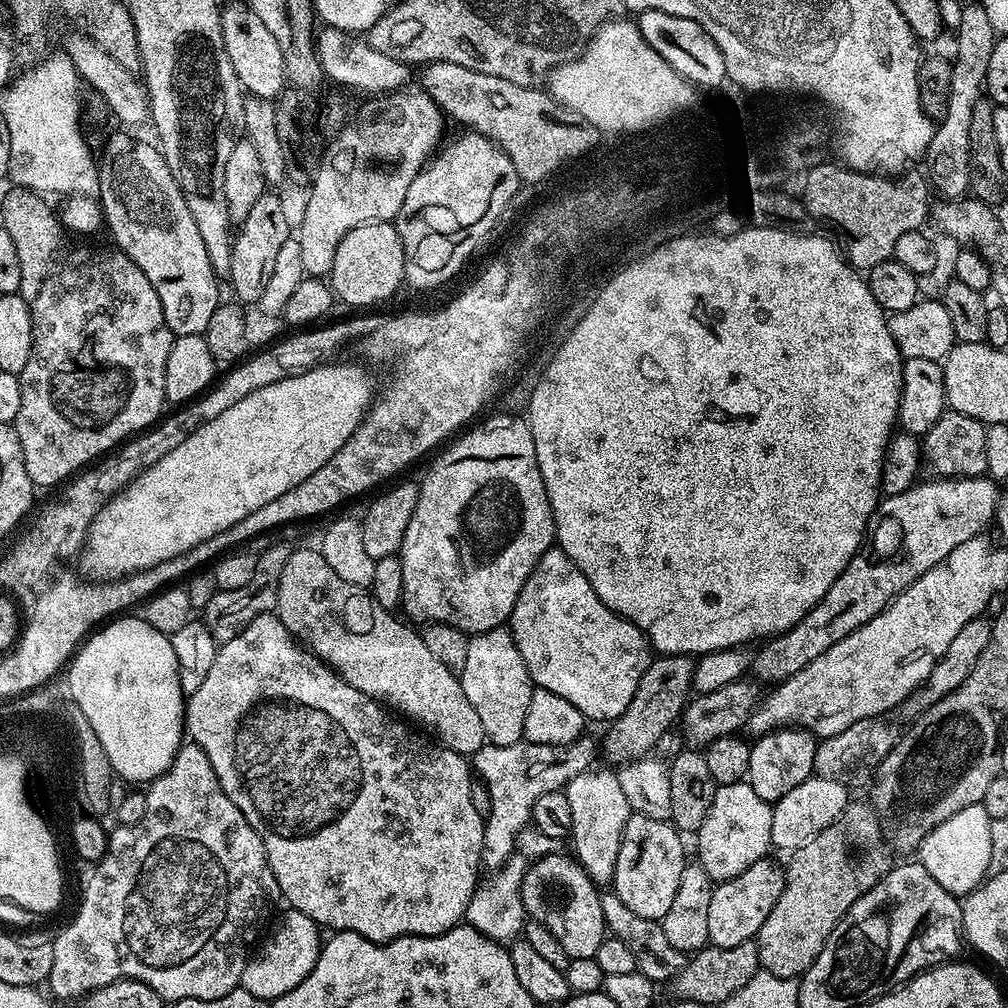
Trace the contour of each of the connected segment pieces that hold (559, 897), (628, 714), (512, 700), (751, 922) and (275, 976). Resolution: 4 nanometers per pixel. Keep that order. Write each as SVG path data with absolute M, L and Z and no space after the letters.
M566 855L544 856L529 863L522 882L524 911L558 940L573 961L591 961L606 938L601 893L579 860Z
M657 655L649 663L646 674L642 674L642 682L638 682L638 690L628 709L618 719L611 721L609 728L612 729L605 734L604 744L602 740L603 755L605 752L616 766L649 755L658 738L683 717L684 707L688 705L692 692L695 665L696 660L692 656Z
M501 626L475 633L468 642L466 666L462 666L458 675L466 698L470 698L470 706L474 706L482 721L485 741L498 746L521 743L524 740L526 706L530 706L534 685L511 631Z
M765 858L754 862L754 866L749 866L747 870L742 870L738 878L719 881L713 887L710 898L708 944L714 947L732 947L755 941L758 930L762 930L762 922L766 922L766 918L770 918L770 910L774 910L774 902L782 898L784 870L783 863L775 864L772 858Z
M288 910L285 913L280 925L265 938L264 945L249 955L239 983L239 987L250 990L250 994L269 1002L294 990L298 982L312 973L322 947L322 932L314 921L301 912Z

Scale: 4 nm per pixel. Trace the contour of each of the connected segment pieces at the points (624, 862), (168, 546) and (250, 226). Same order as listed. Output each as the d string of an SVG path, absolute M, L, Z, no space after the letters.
M629 815L622 830L622 842L618 846L618 862L614 866L611 887L616 896L634 914L647 920L663 920L666 910L678 894L678 882L682 882L682 870L686 863L681 833L667 820Z
M336 363L321 364L320 367L311 368L309 372L303 372L294 378L282 378L282 382L274 382L274 386L266 386L263 390L254 390L254 394L246 394L246 398L242 398L242 402L236 403L235 406L229 406L227 410L222 410L222 414L218 414L218 418L210 418L210 422L206 422L201 428L194 430L194 434L190 434L182 443L174 446L174 450L170 450L158 462L154 462L144 469L132 483L126 485L118 495L113 496L105 504L104 509L92 519L92 525L88 527L88 535L84 538L82 549L84 568L89 572L87 575L96 582L122 580L125 576L133 576L136 572L153 568L170 558L194 550L194 546L206 542L214 534L222 534L222 530L230 530L230 526L234 526L234 522L242 522L242 518L254 514L254 510L262 510L262 506L266 506L266 502L274 502L274 498L282 498L282 494L294 490L294 486L298 486L298 482L306 482L306 478L310 478L310 474L314 474L314 470L322 470L322 466L326 466L326 462L330 462L330 458L334 458L334 454L338 454L338 450L342 450L342 446L346 446L348 439L356 433L356 428L364 421L364 417L368 415L374 401L371 374L356 364Z
M265 190L262 198L250 206L250 214L235 229L230 254L230 274L227 279L232 283L232 292L241 305L255 305L266 290L266 282L274 270L274 261L278 259L280 247L290 238L288 232L288 212L284 204L275 196L275 191Z

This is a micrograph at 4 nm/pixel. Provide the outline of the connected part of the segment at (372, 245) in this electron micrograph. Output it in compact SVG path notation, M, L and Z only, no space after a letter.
M383 220L360 224L347 232L334 250L334 262L330 273L330 288L344 304L353 304L353 309L364 310L367 304L380 304L388 300L404 279L404 247L395 223Z

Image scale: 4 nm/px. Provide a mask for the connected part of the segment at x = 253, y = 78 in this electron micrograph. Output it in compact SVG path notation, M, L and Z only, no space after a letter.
M225 3L220 10L220 21L226 58L230 58L230 66L234 66L234 74L238 74L240 87L245 93L261 96L263 100L272 100L285 91L284 55L270 30L266 30L262 18L258 18L258 14L254 14L247 3Z

